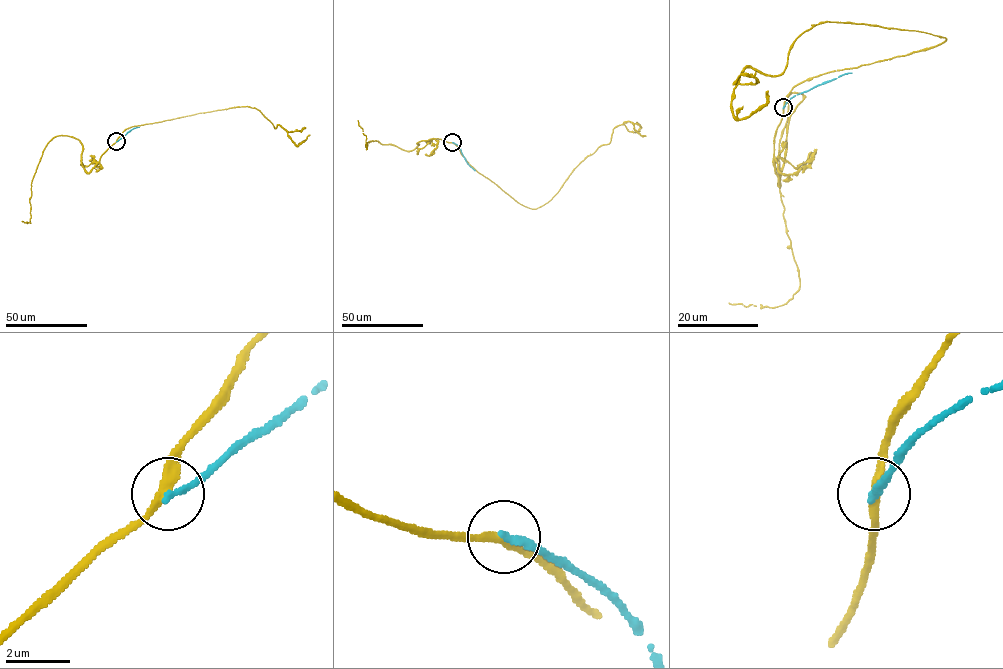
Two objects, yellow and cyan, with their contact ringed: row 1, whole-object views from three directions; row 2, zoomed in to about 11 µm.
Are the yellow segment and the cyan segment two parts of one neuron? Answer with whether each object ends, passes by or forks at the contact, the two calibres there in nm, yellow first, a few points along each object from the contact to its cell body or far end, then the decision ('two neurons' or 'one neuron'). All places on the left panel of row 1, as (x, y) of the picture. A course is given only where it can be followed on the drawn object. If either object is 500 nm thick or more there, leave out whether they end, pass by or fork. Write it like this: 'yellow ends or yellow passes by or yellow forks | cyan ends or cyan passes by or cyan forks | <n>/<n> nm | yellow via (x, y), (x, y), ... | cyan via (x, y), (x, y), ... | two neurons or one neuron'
yellow passes by | cyan ends | 260/200 nm | yellow via (116, 141), (125, 129), (132, 126), (249, 106), (258, 109), (275, 128), (281, 126), (296, 146), (309, 134) | cyan via (116, 141), (139, 127) | two neurons

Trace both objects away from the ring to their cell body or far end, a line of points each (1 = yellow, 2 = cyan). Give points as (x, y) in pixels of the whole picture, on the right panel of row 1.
1: (783, 107), (815, 77), (946, 38), (823, 21), (780, 74), (744, 70), (732, 113), (768, 91)
2: (783, 107), (796, 94), (851, 73)

